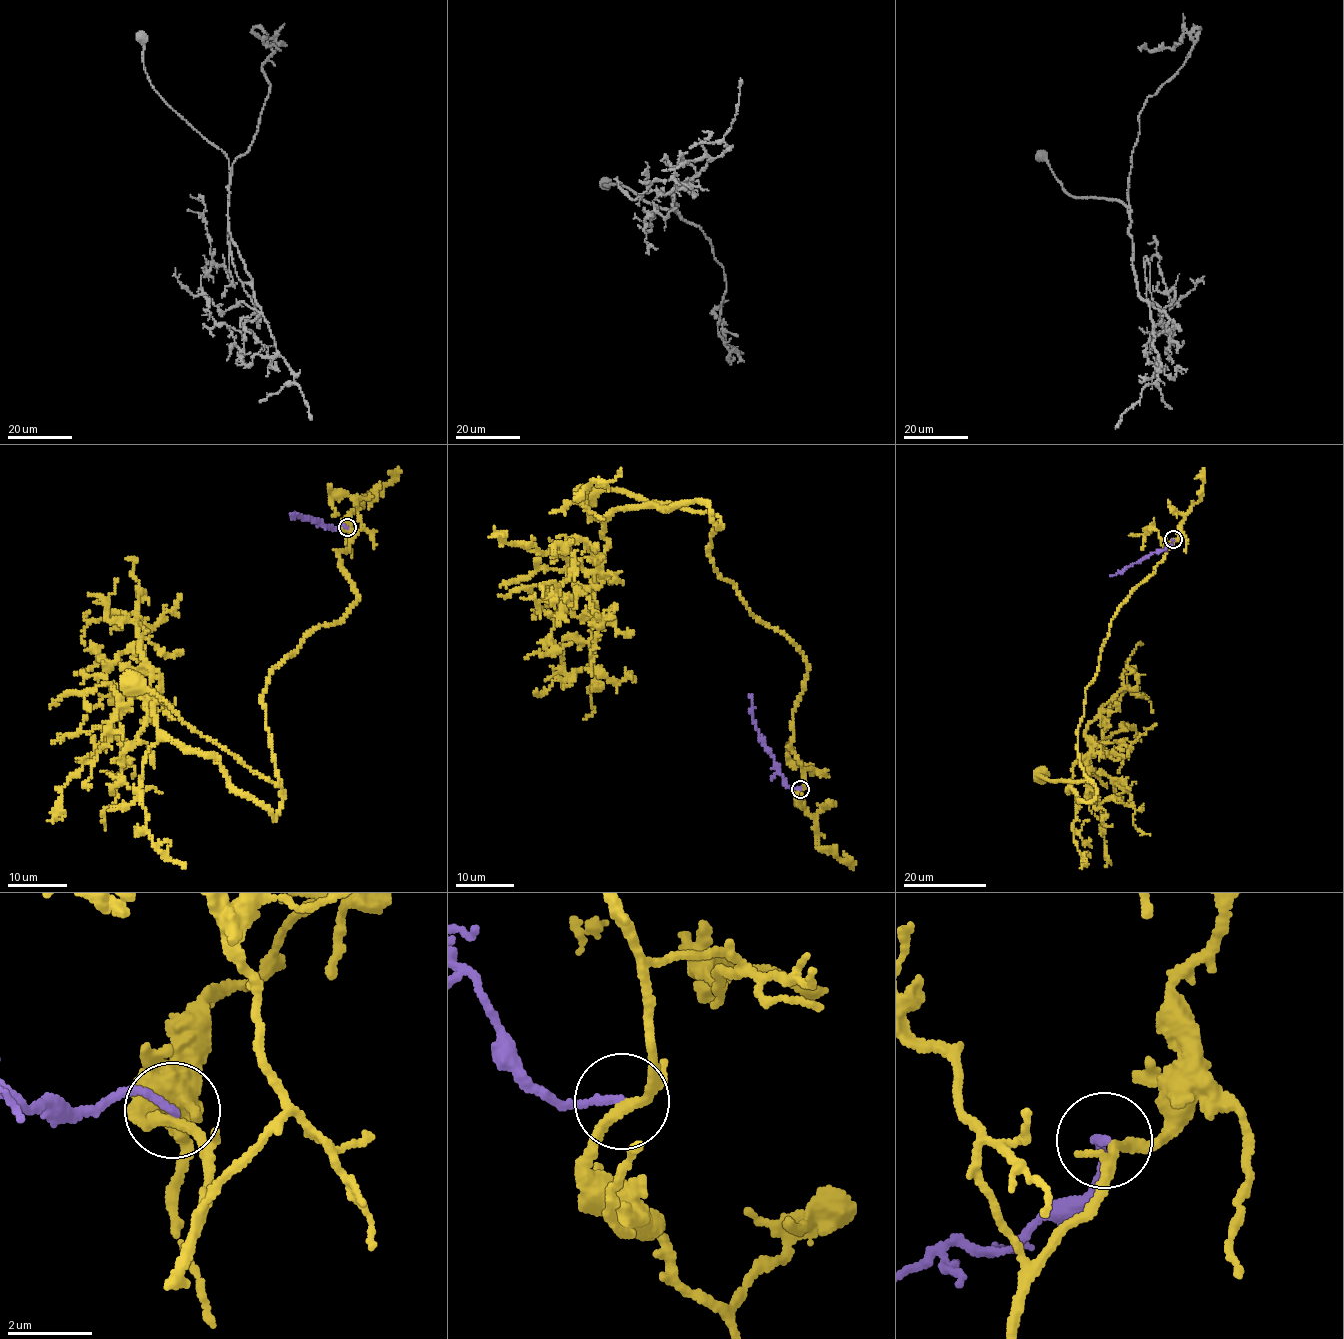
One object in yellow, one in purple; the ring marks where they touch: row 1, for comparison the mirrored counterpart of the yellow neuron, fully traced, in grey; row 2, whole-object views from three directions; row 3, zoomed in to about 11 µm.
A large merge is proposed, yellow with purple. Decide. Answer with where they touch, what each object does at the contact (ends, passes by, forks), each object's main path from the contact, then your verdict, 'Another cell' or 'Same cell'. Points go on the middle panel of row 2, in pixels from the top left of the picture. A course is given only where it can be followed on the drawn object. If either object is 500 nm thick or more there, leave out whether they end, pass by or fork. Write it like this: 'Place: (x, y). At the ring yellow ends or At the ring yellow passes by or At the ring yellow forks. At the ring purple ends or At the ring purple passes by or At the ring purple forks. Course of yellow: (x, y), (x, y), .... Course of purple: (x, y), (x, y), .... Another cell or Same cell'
Place: (800, 789). At the ring yellow passes by. At the ring purple ends. Course of yellow: (800, 788), (792, 715), (805, 660), (720, 575), (708, 545), (718, 517), (613, 489), (587, 495). Course of purple: (800, 789), (786, 785), (776, 768), (773, 755), (761, 739), (753, 719), (751, 693). Another cell

